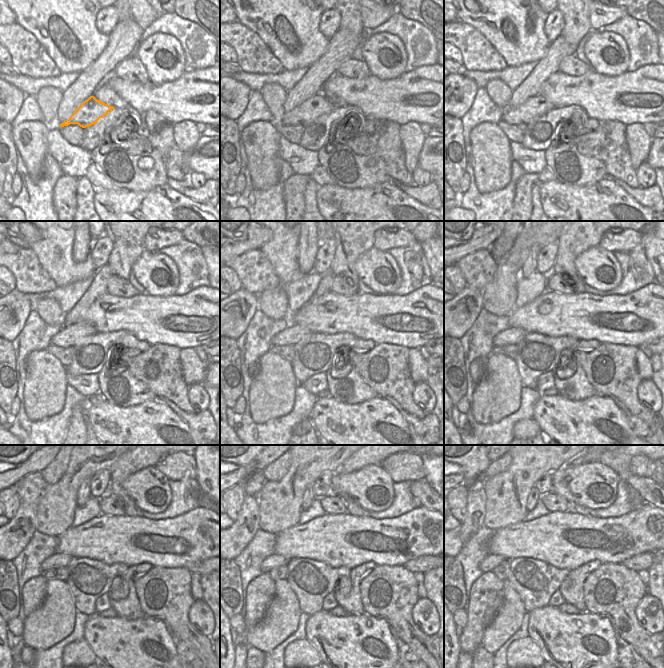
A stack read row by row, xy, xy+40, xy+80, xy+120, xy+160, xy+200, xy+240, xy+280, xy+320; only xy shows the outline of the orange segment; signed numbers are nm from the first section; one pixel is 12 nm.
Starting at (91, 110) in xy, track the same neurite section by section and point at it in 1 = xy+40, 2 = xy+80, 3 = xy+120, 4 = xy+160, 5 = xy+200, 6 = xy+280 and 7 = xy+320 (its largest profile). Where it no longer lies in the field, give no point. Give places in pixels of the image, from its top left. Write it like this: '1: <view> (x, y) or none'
1: xy+40 (307, 112)
2: xy+80 (536, 106)
3: xy+120 (69, 336)
4: xy+160 (291, 335)
5: xy+200 (513, 335)
6: xy+280 (275, 560)
7: xy+320 (491, 561)

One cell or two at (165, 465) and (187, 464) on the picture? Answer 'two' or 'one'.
one

